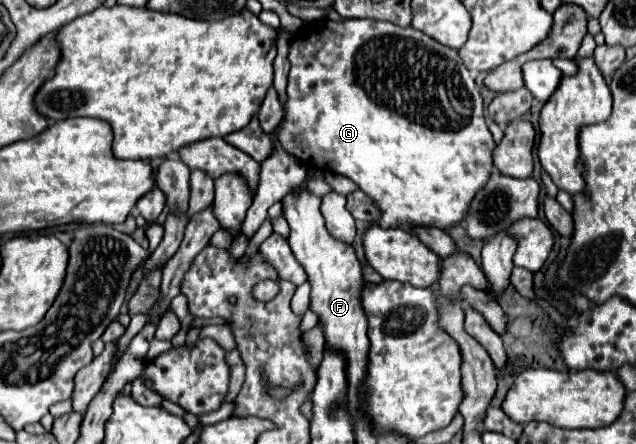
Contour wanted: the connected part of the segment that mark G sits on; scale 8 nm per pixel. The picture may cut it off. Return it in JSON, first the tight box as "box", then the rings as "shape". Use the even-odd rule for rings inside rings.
{"box":[276,18,496,232],"shape":[[[348,18],[344,22],[320,20],[320,22],[314,22],[312,26],[310,24],[302,26],[296,32],[296,36],[292,38],[288,60],[290,60],[290,74],[288,74],[286,118],[282,122],[282,128],[276,130],[284,150],[294,154],[304,164],[314,166],[316,170],[338,172],[338,174],[354,180],[358,184],[358,188],[364,190],[382,210],[382,220],[378,220],[378,224],[382,228],[404,226],[408,232],[412,232],[412,228],[416,228],[416,226],[434,226],[434,228],[446,230],[446,228],[456,226],[464,220],[464,214],[470,208],[470,200],[488,182],[490,170],[494,168],[492,150],[496,144],[492,140],[492,134],[490,134],[486,122],[484,122],[482,96],[480,96],[476,82],[470,76],[468,68],[462,64],[458,50],[438,44],[434,38],[426,36],[424,32],[420,32],[412,26],[402,28],[402,26],[372,20],[372,18]]]}

